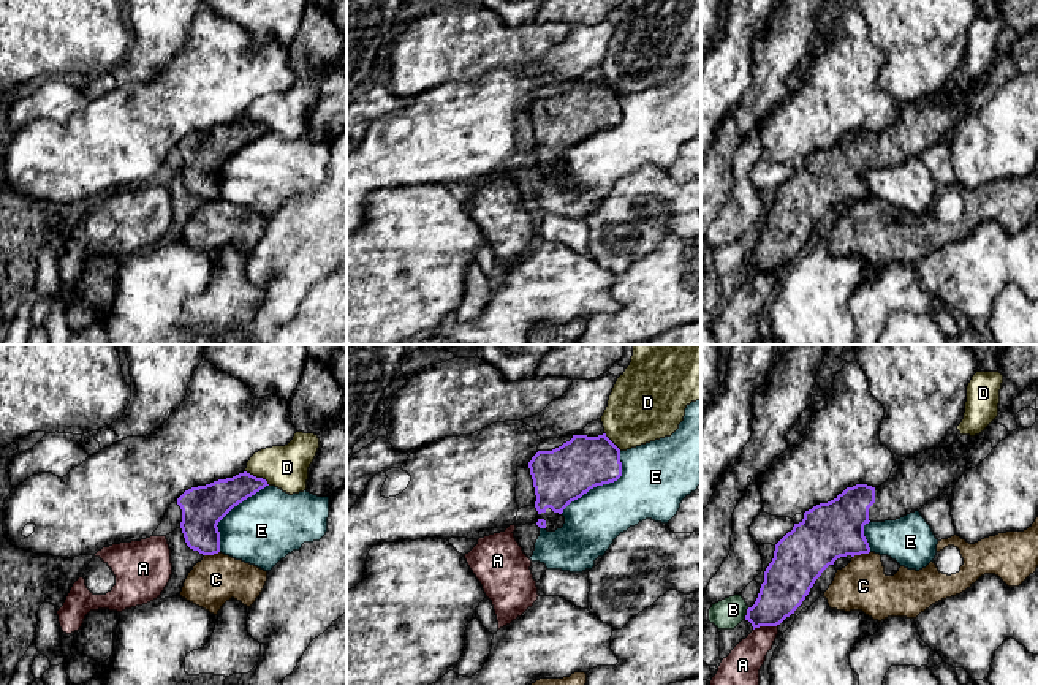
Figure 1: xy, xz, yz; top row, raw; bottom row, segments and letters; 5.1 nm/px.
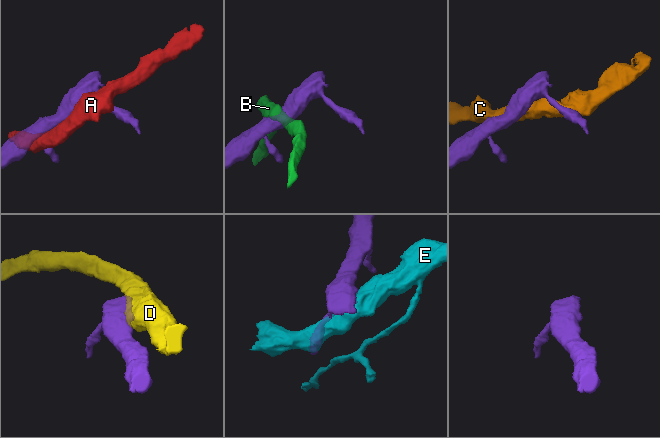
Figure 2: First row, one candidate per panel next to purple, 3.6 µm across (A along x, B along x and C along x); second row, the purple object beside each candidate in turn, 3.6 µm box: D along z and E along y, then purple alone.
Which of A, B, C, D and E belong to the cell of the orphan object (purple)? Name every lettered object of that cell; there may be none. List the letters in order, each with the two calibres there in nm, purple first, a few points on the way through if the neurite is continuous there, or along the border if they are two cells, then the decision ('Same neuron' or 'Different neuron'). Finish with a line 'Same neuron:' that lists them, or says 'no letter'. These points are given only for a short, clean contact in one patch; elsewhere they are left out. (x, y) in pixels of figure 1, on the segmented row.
A: Thickness 240 nm (purple) against 180 nm. Different neuron
B: Thickness 240 nm (purple) against 160 nm. Different neuron
C: Thickness 280 nm (purple) against 260 nm. Different neuron
D: Thickness 180 nm (purple) against 220 nm. Different neuron
E: Thickness 280 nm (purple) against 320 nm. Different neuron
Same neuron: no letter

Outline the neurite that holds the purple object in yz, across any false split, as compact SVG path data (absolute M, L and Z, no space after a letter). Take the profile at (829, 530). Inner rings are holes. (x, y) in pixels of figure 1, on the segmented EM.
M983 430L975 437L962 435L951 446L922 451L897 464L897 475L880 487L856 484L805 511L804 519L775 544L745 620L753 630L780 625L802 604L829 565L840 557L870 552L866 524L900 519L954 487L967 471L973 441L984 437Z

